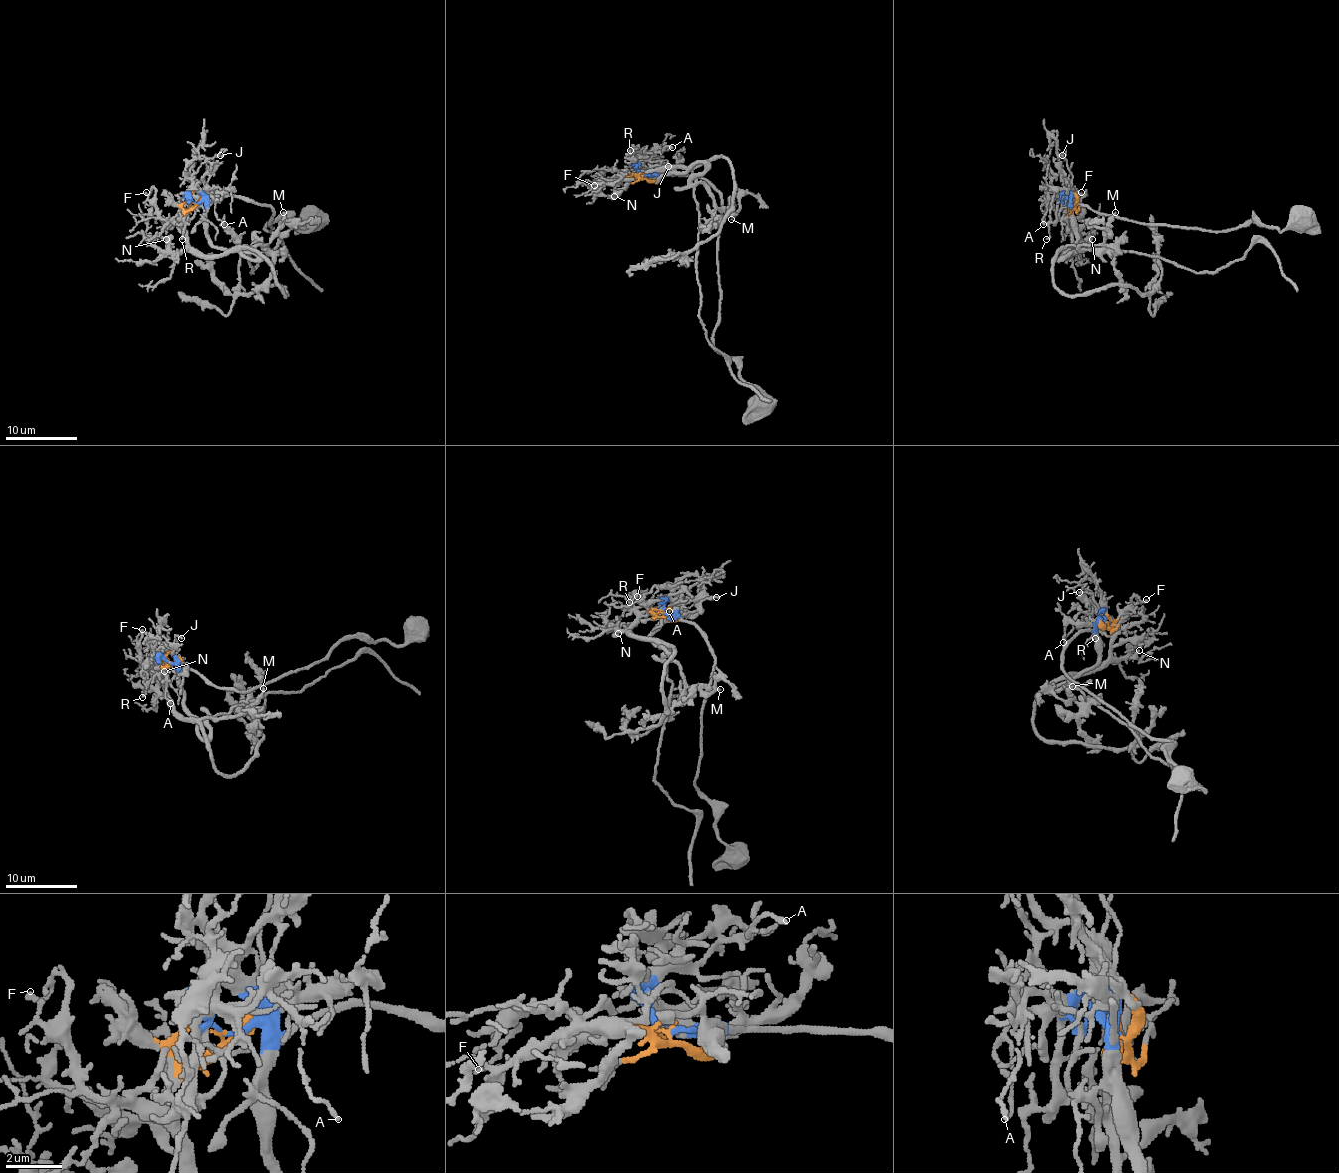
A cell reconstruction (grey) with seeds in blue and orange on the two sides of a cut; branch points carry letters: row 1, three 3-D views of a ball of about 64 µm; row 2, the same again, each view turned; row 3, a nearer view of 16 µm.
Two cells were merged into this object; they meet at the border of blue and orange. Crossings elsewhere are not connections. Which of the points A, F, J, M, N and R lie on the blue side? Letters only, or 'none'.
A, J, M, R

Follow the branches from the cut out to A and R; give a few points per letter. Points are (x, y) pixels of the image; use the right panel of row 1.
A: (1072, 202), (1051, 193), (1047, 211), (1042, 219), (1043, 224)
R: (1072, 202), (1065, 199), (1058, 204), (1056, 219), (1049, 224), (1049, 237), (1045, 238)

